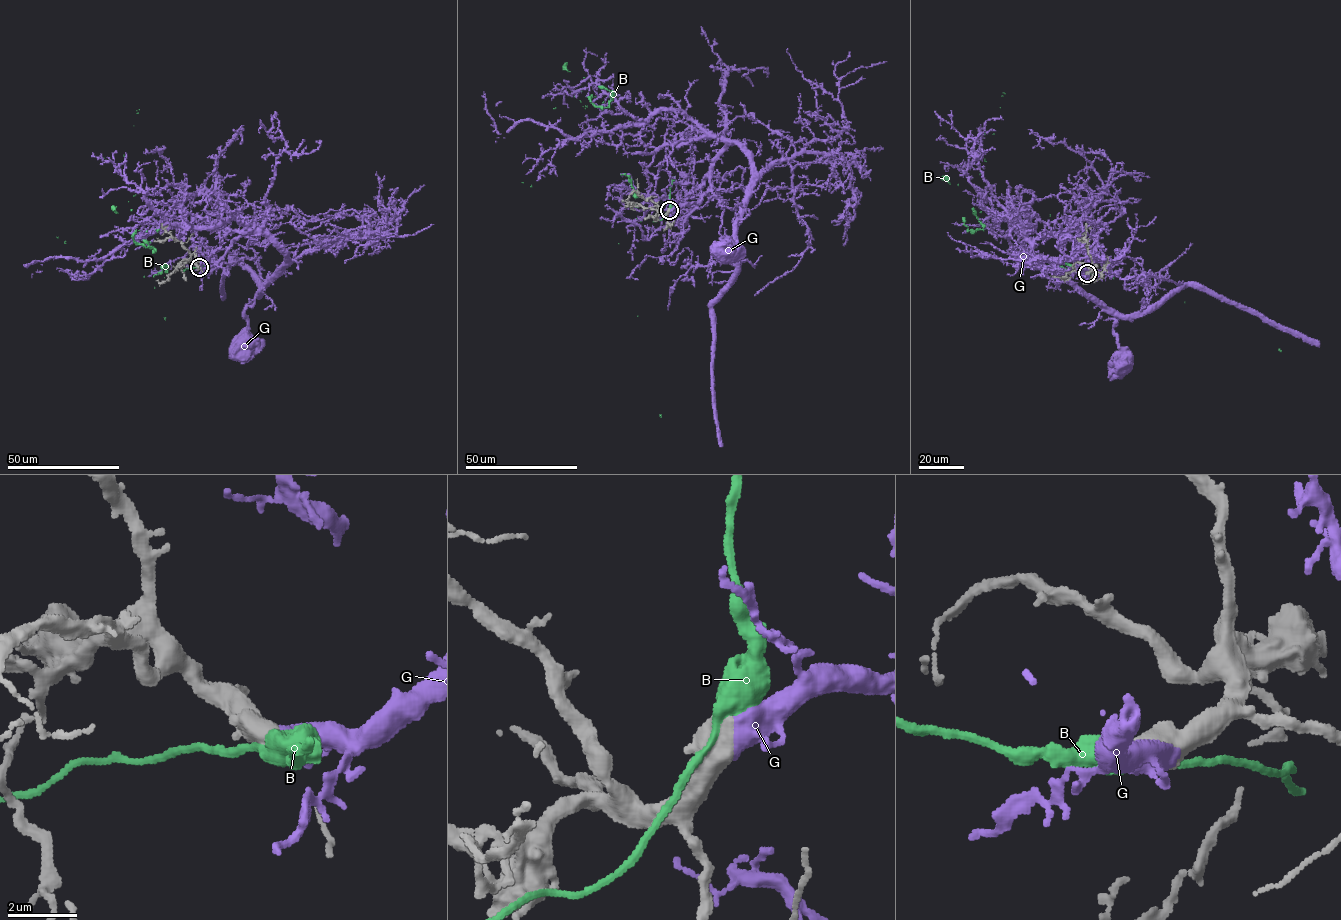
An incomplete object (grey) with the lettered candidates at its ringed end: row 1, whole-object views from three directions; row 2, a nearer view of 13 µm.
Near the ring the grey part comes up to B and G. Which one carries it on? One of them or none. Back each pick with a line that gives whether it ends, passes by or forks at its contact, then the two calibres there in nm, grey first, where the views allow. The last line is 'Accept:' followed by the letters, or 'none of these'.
G: It passes by. Thickness 750 nm (grey) against 500 nm
Accept: G

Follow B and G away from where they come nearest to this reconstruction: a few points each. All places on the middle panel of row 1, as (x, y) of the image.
B: (669, 210), (672, 179), (609, 107), (636, 207), (636, 218), (619, 243), (661, 417)
G: (670, 210), (698, 203), (712, 162), (737, 144), (749, 158), (752, 189), (722, 250)

